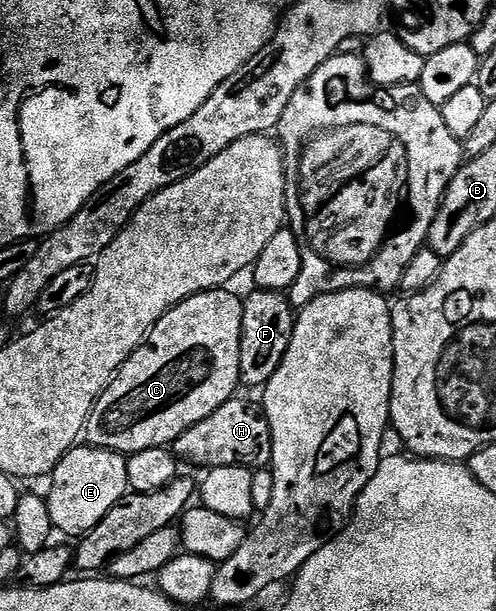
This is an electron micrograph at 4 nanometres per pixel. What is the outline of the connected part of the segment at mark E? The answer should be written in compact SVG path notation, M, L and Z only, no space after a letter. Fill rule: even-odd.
M77 444L69 450L66 456L57 464L50 475L52 491L46 494L48 511L53 527L64 534L87 536L129 493L128 459L123 454L113 450L103 450L97 446Z

